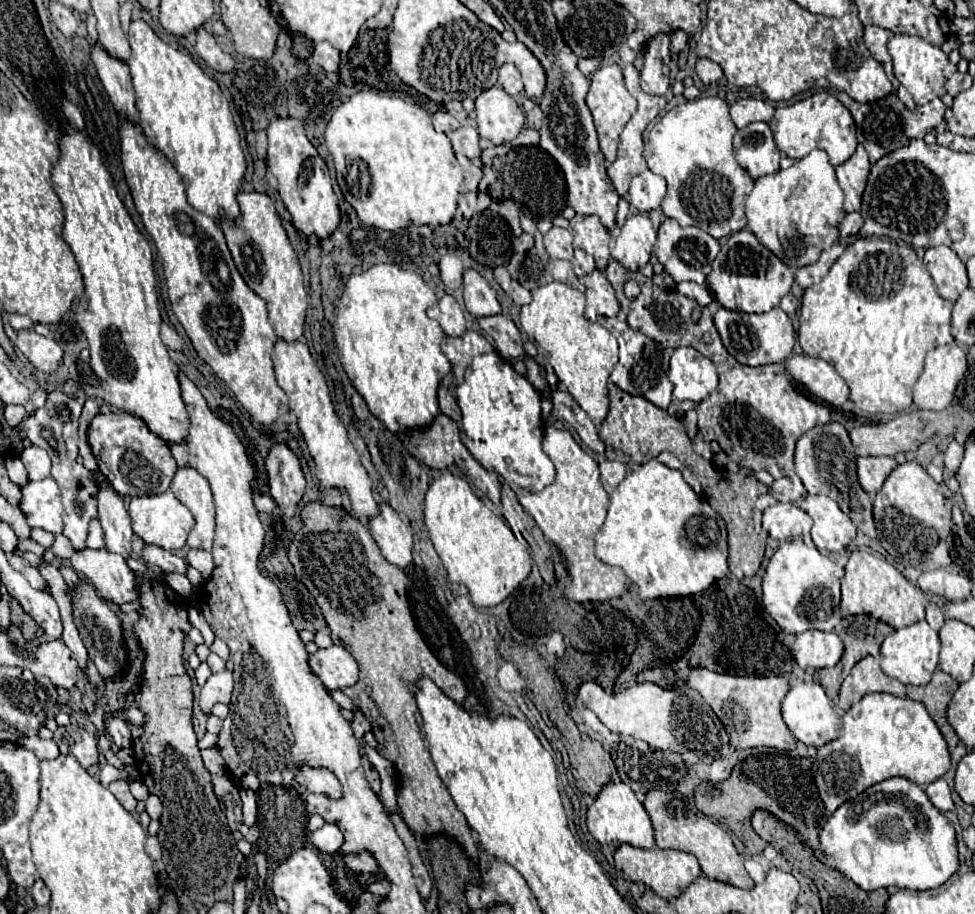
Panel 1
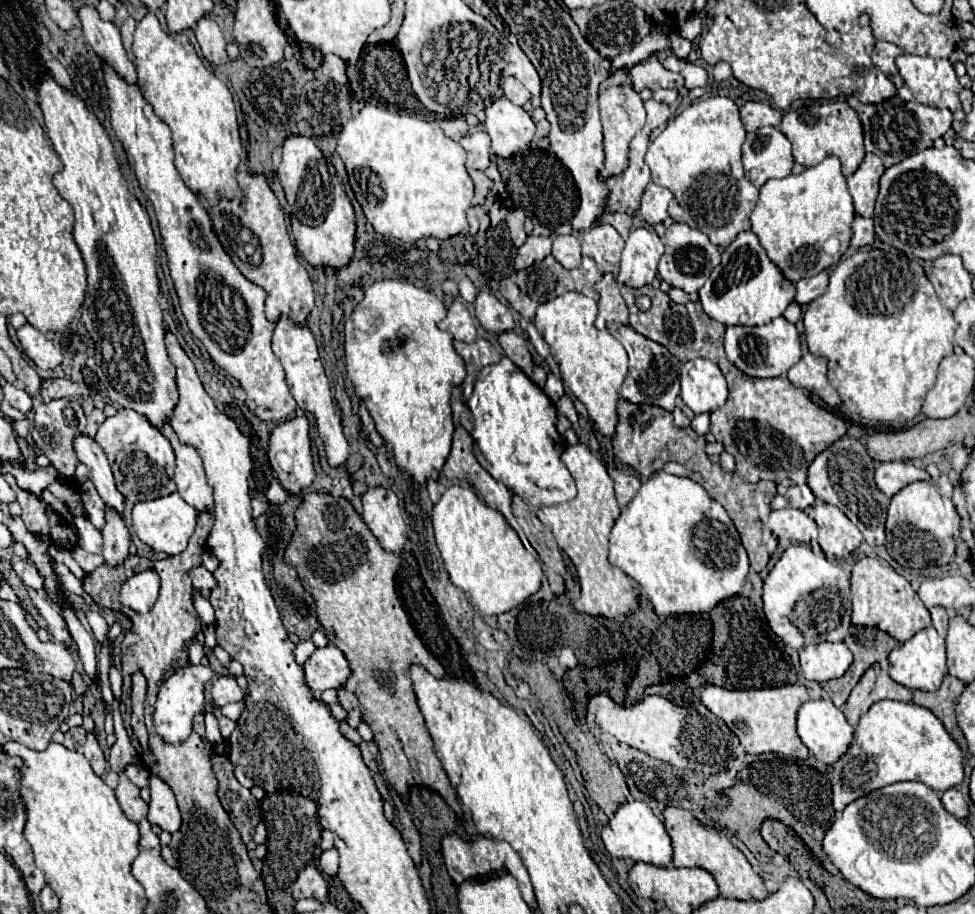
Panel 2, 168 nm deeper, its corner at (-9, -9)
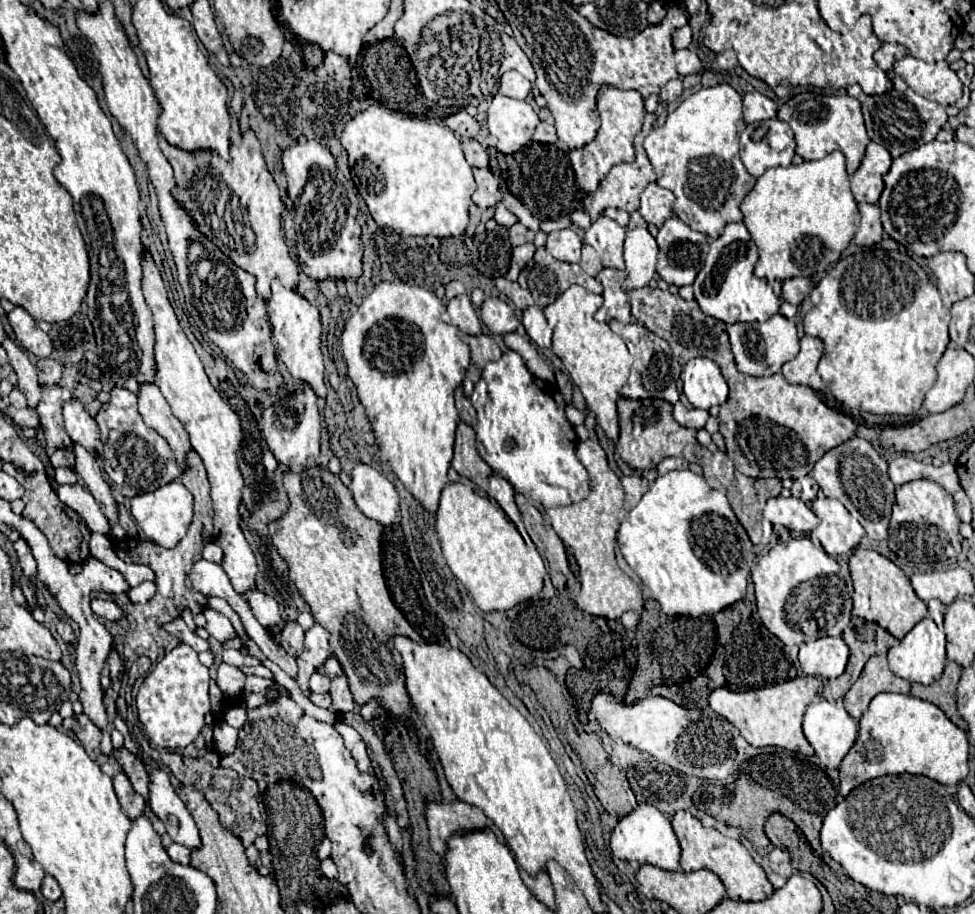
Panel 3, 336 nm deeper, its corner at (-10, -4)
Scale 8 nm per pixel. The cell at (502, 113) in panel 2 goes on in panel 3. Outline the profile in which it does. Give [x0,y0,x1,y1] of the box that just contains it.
[487,93,539,155]

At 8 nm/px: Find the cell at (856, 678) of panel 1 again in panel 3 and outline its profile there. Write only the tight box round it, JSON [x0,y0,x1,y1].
[844,655,911,721]

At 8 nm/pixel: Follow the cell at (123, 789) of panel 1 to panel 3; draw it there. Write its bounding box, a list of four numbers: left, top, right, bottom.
[113,773,145,821]

